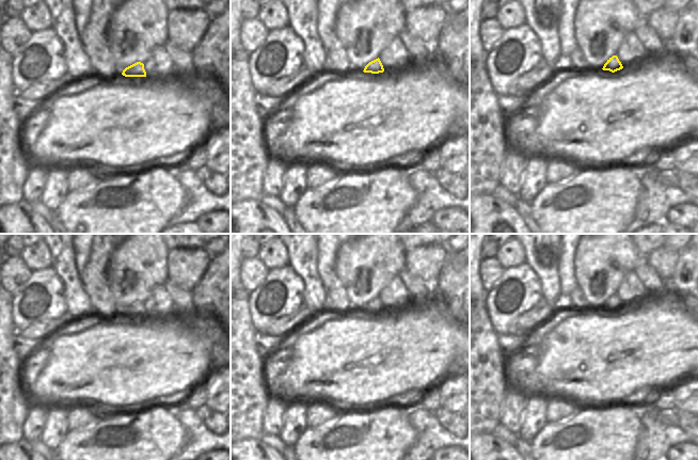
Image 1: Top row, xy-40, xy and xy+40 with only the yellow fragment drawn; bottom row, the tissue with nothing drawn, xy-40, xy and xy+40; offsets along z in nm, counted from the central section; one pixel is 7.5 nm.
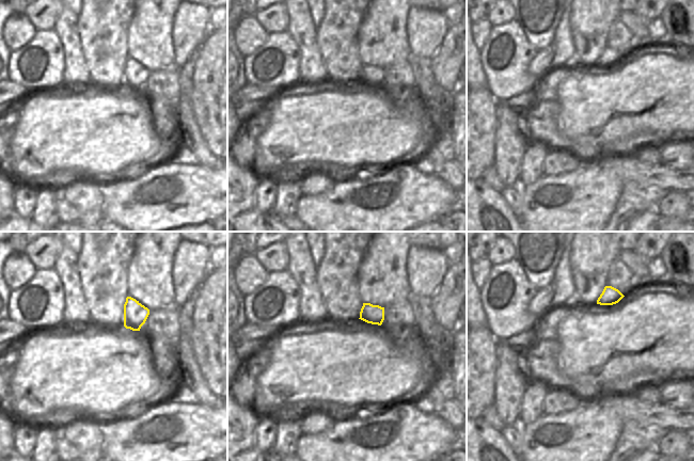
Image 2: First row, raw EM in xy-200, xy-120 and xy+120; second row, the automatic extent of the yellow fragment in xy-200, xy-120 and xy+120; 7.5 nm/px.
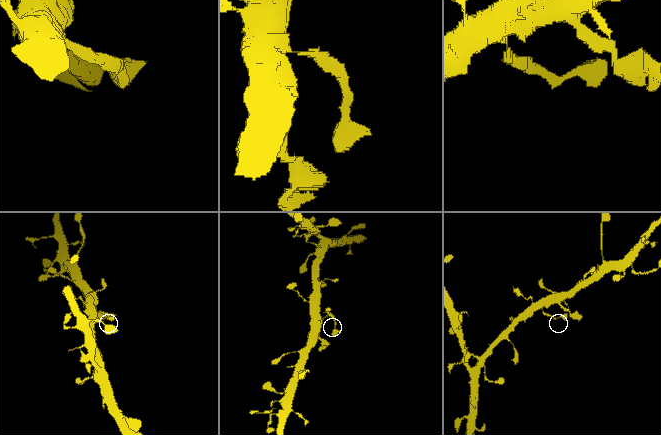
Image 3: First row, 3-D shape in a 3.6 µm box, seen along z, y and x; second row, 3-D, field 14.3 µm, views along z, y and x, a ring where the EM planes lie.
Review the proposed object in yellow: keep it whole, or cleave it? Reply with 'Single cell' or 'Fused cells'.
Single cell

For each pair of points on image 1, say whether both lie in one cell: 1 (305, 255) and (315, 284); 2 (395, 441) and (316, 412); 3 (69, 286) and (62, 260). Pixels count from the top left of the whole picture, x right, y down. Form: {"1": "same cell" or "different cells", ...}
{"1": "same cell", "2": "different cells", "3": "same cell"}

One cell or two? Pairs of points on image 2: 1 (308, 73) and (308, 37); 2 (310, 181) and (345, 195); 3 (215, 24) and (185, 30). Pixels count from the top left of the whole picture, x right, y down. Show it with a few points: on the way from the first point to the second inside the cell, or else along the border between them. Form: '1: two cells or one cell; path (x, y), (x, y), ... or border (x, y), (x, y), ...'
1: one cell; path (308, 64), (308, 46)
2: two cells; border (334, 177), (331, 185), (325, 191), (304, 196)
3: two cells; border (210, 12), (208, 29)

